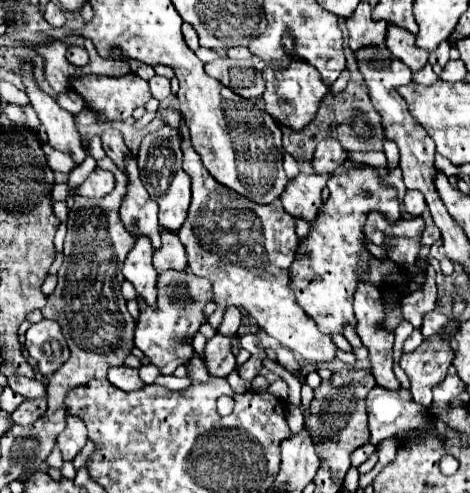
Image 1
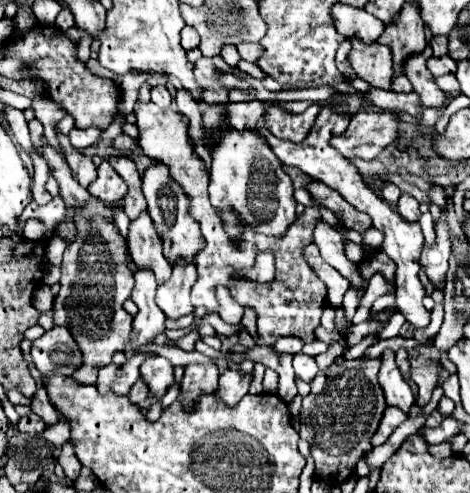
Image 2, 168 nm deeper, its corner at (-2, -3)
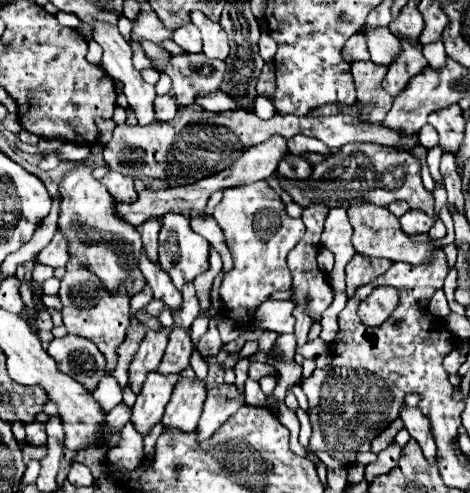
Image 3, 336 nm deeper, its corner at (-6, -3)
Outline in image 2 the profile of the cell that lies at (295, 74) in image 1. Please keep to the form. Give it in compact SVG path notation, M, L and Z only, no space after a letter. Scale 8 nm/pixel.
M268 106L266 124L276 138L298 144L308 136L318 112L320 112L320 106L310 106L302 114L286 114L284 110L276 106Z

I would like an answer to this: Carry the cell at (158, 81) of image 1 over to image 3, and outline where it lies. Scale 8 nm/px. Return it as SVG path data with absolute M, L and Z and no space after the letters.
M164 94L164 96L156 96L154 110L156 110L156 118L160 122L166 122L166 120L172 120L174 118L178 106L176 106L176 100L170 94Z

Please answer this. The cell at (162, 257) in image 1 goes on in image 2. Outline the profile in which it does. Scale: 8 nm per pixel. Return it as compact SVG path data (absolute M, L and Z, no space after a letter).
M178 264L178 268L172 270L172 278L158 286L156 304L164 314L168 314L168 318L178 320L186 314L192 314L194 306L190 302L190 290L196 278L198 276L194 264Z

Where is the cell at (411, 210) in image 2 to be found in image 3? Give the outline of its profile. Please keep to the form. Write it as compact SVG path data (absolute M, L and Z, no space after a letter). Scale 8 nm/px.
M408 210L402 218L400 218L400 224L402 224L402 230L406 234L416 234L416 232L428 232L434 224L434 218L432 216L426 216L426 212L414 212L414 210Z

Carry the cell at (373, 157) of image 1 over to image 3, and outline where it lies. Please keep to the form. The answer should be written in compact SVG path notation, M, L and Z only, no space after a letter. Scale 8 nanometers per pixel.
M434 146L434 148L430 148L430 150L428 150L428 156L426 156L426 160L428 160L428 168L430 168L430 174L432 174L434 182L438 182L438 184L444 182L440 170L438 170L438 166L440 166L440 156L442 156L442 146Z

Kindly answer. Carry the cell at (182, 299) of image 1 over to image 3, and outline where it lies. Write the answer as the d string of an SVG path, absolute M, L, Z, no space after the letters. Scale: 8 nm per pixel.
M148 372L130 418L142 436L146 436L150 428L162 420L162 412L170 402L176 382L178 376L162 376L160 372Z

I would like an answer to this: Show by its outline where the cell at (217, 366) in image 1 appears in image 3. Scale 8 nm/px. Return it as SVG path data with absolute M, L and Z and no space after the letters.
M194 376L194 378L180 378L180 382L174 388L172 400L166 406L164 412L164 426L174 426L184 432L190 432L198 426L202 404L206 400L206 380Z

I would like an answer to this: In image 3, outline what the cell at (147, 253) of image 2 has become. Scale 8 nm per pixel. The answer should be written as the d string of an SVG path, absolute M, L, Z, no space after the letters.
M142 248L140 252L140 260L138 260L138 266L140 266L140 272L144 274L146 282L152 286L152 292L154 292L154 298L160 298L164 300L170 308L180 308L180 302L182 302L182 296L180 296L180 290L174 288L170 276L166 270L162 270L160 264L156 262L150 262L148 256L146 256L146 250Z

